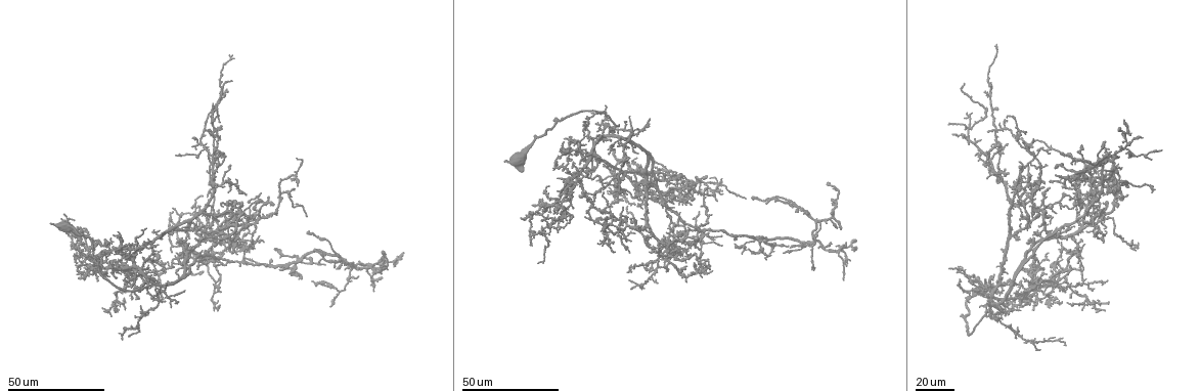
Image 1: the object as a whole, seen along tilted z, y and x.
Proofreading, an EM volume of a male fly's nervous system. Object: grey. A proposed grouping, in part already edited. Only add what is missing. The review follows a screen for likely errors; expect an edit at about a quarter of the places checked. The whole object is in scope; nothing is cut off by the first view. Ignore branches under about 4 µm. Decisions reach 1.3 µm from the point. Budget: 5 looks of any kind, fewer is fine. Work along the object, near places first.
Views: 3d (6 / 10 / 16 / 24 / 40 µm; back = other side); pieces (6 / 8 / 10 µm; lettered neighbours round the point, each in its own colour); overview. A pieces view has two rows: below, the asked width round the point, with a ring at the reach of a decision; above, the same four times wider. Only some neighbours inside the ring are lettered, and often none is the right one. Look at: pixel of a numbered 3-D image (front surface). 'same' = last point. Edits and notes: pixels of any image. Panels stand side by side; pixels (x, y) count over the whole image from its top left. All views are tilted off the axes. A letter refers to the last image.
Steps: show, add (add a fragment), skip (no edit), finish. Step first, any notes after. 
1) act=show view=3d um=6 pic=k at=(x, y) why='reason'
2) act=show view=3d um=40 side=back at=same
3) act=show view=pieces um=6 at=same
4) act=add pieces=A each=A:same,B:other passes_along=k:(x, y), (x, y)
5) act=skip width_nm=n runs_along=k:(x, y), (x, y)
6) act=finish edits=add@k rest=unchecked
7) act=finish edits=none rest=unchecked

act=show view=3d um=24 pic=1 at=(673, 174)

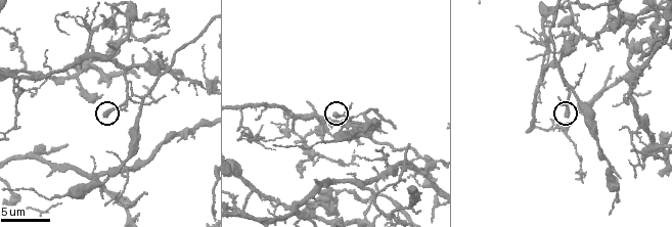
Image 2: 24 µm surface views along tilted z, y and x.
act=show view=pieces um=10 pic=2 at=(334, 113)

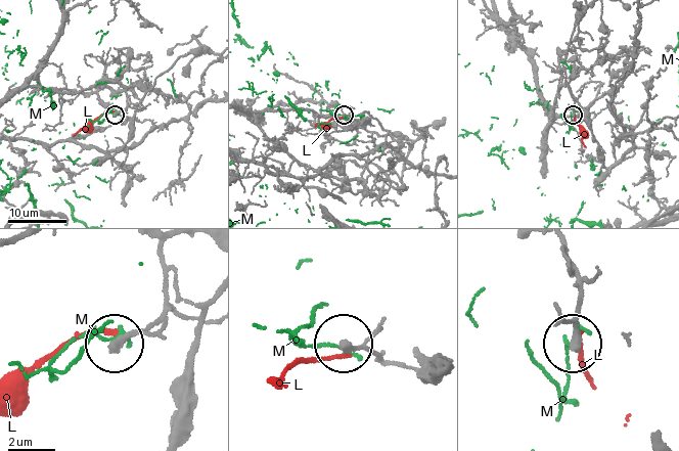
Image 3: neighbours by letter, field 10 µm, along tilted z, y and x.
act=skip each=L:other,M:other runs_along=3:(563, 247), (579, 292), (573, 342) found='none of them fits'

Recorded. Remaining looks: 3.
act=show view=3d um=24 pic=1 at=(1056, 176)

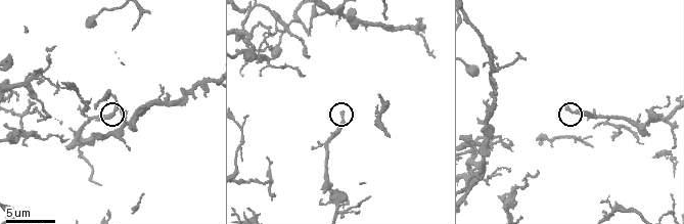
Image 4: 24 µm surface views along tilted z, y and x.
act=show view=pieces um=8 pic=4 at=(565, 108) why='see the neighbours'

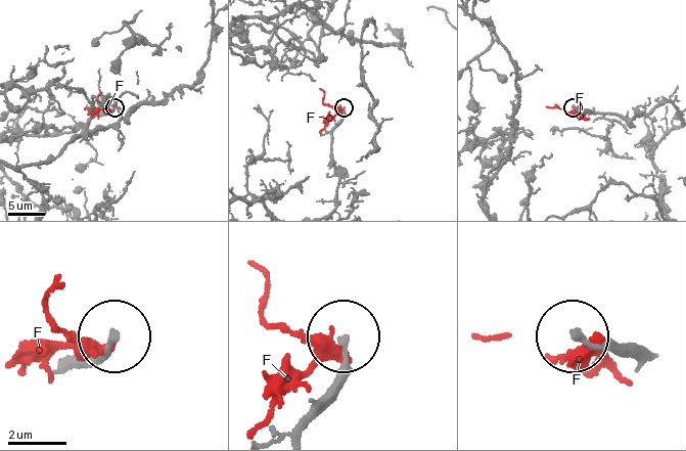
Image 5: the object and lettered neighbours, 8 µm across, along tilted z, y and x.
act=skip width_nm=230 each=F:other runs_along=5:(296, 429), (333, 381), (341, 339) found='none of them fits'

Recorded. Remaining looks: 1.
act=finish edits=none rest=unchecked

